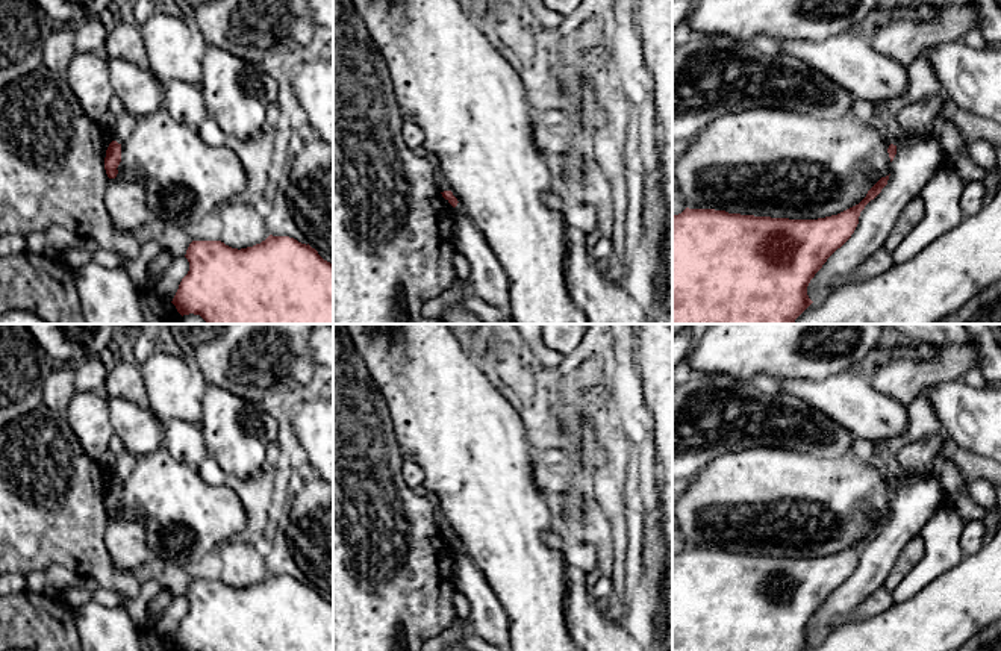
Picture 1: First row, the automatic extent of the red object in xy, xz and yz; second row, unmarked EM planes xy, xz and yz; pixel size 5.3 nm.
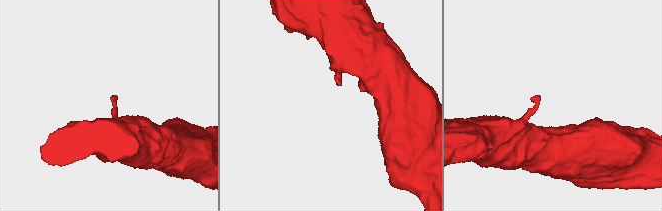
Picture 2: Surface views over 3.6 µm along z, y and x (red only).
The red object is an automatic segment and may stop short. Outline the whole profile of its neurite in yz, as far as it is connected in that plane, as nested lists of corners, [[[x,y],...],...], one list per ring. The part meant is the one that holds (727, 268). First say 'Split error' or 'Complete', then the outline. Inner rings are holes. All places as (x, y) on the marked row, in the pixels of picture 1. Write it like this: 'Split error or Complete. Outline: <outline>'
Complete. Outline: [[[881,177],[856,206],[818,220],[789,220],[689,209],[672,215],[672,324],[794,324],[813,303],[807,286],[827,259],[854,233],[860,212],[887,185]]]

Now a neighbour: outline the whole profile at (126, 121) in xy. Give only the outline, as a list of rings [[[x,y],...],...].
[[[123,111],[117,120],[114,141],[117,141],[118,144],[124,142],[133,132],[136,123],[138,120],[132,114]]]

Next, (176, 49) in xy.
[[[156,14],[136,29],[147,51],[150,71],[159,80],[201,85],[203,59],[209,44],[191,20]]]

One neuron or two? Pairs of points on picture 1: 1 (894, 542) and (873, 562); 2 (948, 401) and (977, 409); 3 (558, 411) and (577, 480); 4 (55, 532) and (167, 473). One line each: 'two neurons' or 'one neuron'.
1: one neuron
2: one neuron
3: one neuron
4: two neurons

